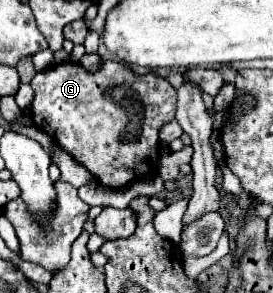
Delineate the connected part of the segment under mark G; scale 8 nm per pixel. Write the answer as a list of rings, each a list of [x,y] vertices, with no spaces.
[[[104,60],[96,72],[84,70],[80,64],[64,62],[54,64],[44,72],[38,72],[32,80],[34,102],[32,102],[32,122],[52,136],[76,162],[88,168],[102,186],[122,188],[140,174],[156,168],[160,160],[158,132],[160,128],[174,120],[176,112],[176,90],[170,82],[158,74],[134,74],[126,64]]]

